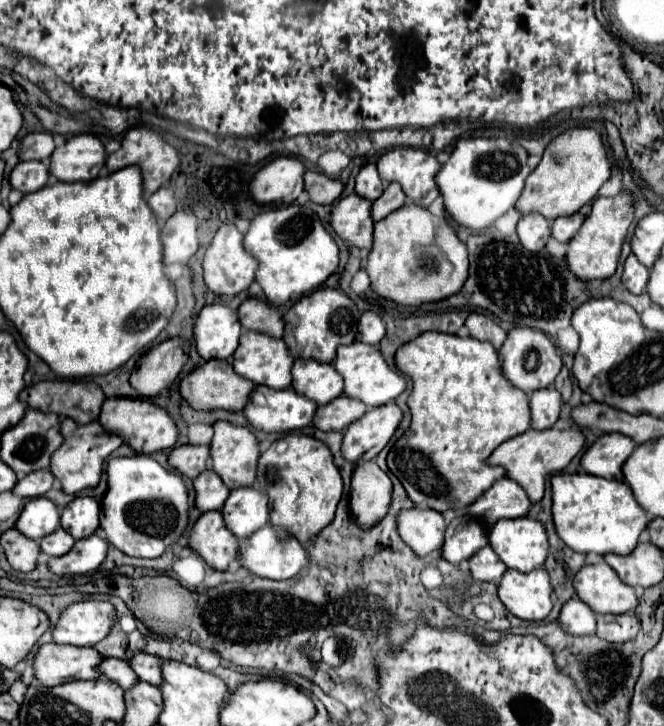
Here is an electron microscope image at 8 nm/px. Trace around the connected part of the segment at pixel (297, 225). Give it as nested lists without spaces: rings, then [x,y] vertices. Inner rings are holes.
[[[297,204],[291,206],[281,206],[281,208],[271,208],[265,210],[261,214],[257,214],[251,220],[249,232],[243,238],[243,248],[257,258],[259,268],[255,272],[255,282],[263,288],[263,294],[267,296],[267,300],[273,306],[283,306],[287,300],[291,300],[293,296],[303,296],[307,292],[313,292],[315,288],[319,288],[339,266],[339,248],[335,244],[335,240],[331,238],[331,234],[323,228],[323,224],[319,222],[317,216],[313,216],[311,222],[311,210],[301,208]]]

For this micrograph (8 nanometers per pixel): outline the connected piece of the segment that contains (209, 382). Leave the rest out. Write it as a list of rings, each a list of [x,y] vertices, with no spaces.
[[[209,360],[203,366],[195,368],[191,374],[187,374],[181,384],[179,384],[179,392],[183,396],[183,400],[193,408],[193,410],[243,410],[251,390],[255,388],[253,382],[249,382],[247,378],[239,376],[233,366],[227,360]]]

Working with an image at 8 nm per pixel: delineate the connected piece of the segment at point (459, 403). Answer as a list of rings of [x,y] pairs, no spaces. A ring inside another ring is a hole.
[[[423,332],[395,352],[395,366],[401,374],[413,378],[413,392],[407,400],[411,424],[389,450],[387,466],[399,478],[413,504],[427,504],[437,512],[449,508],[463,510],[491,488],[495,480],[505,476],[503,468],[487,466],[485,460],[501,442],[529,430],[529,396],[507,384],[497,350],[491,344],[469,336],[459,338],[443,332]]]

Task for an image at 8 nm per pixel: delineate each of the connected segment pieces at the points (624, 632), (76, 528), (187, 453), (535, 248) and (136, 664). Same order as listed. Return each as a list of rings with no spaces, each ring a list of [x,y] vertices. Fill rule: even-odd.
[[[631,614],[597,616],[597,636],[603,640],[623,642],[631,640],[635,632],[639,632],[639,620],[635,620],[635,616]]]
[[[77,496],[63,508],[59,524],[63,530],[75,536],[75,540],[87,538],[99,528],[99,512],[101,510],[95,498]]]
[[[179,446],[169,454],[169,464],[175,468],[179,474],[187,478],[199,476],[207,468],[209,460],[209,446]]]
[[[525,214],[517,224],[517,234],[523,248],[529,252],[539,252],[551,236],[551,220],[539,214]]]
[[[137,652],[131,660],[129,660],[131,668],[137,672],[139,680],[143,682],[149,682],[153,686],[161,686],[163,684],[163,672],[161,672],[161,666],[163,666],[163,660],[153,656],[153,654],[147,654],[147,652]]]

